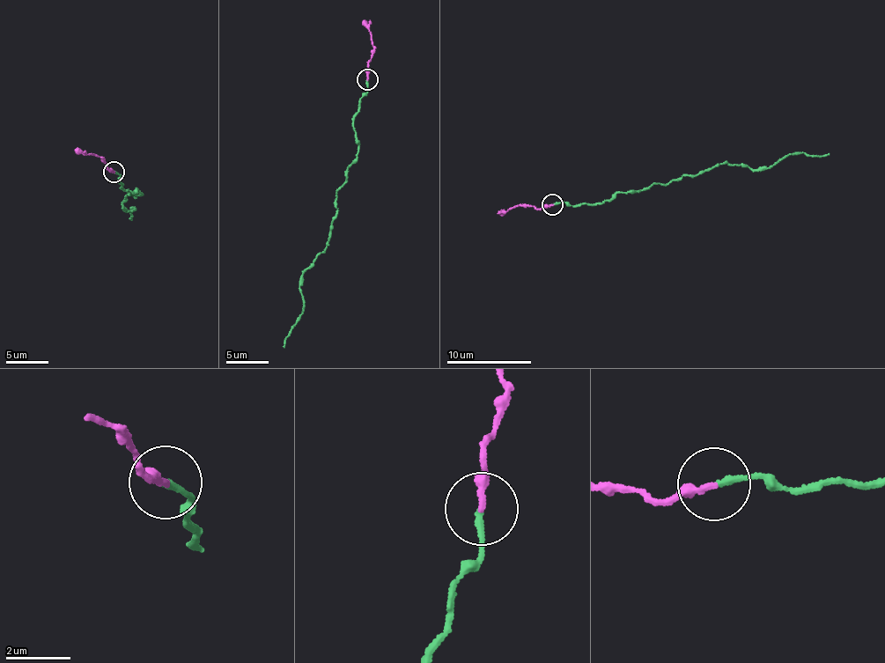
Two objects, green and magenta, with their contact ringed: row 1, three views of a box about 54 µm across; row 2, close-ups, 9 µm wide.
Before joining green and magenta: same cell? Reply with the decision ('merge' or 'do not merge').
do not merge

